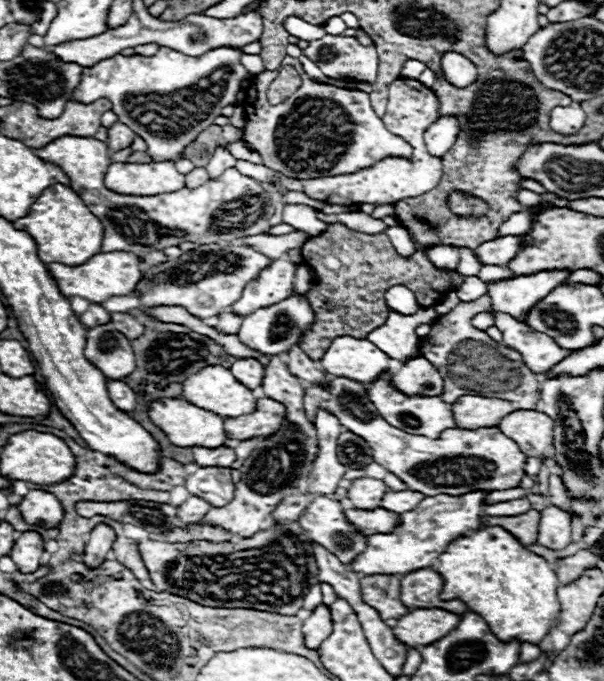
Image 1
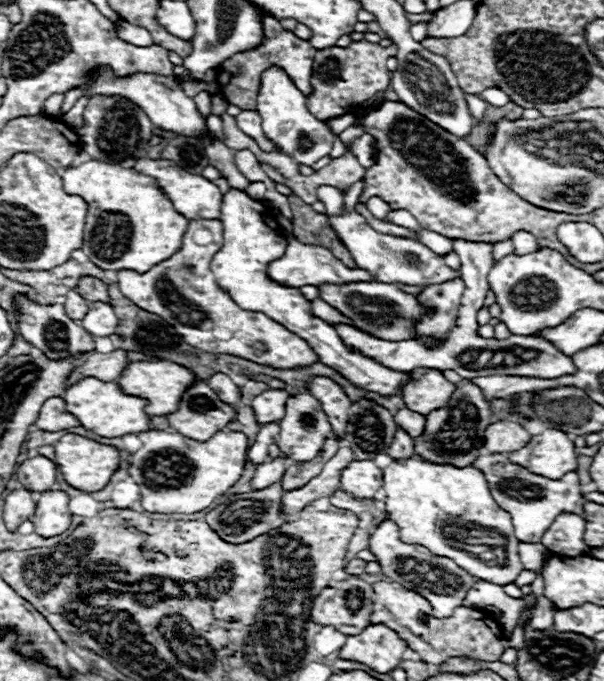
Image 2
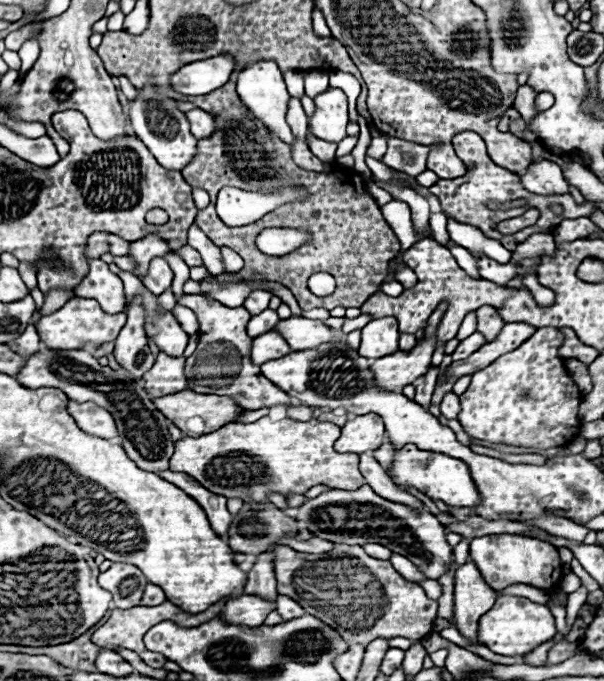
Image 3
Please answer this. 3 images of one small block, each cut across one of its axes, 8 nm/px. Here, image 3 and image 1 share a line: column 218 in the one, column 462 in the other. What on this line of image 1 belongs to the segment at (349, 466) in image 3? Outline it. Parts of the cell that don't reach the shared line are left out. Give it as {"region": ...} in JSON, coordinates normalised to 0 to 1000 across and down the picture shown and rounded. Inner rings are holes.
{"region":[[[553,552],[546,558],[546,584],[540,602],[560,614],[573,631],[603,643],[616,658],[619,678],[636,684],[642,693],[659,699],[679,720],[699,722],[702,728],[765,728],[788,720],[838,720],[854,717],[868,699],[871,670],[828,628],[742,628],[728,643],[712,646],[649,628],[619,599],[606,581],[606,564]]]}

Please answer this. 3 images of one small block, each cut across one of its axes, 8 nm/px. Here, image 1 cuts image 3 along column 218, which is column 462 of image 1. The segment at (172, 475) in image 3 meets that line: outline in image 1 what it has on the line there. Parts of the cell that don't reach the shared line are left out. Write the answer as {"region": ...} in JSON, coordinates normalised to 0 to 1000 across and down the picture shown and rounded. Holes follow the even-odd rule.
{"region":[[[778,722],[775,728],[709,728],[682,752],[662,755],[662,772],[642,784],[616,784],[606,790],[606,808],[579,828],[579,837],[616,843],[672,843],[719,831],[722,819],[738,811],[742,799],[775,778],[795,772],[798,731],[808,722]]]}

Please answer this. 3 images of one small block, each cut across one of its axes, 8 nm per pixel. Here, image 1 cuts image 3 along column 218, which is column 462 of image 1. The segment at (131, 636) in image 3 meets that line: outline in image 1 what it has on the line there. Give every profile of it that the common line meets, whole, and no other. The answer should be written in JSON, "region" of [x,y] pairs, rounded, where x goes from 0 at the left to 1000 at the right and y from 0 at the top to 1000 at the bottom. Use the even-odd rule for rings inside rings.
{"region":[[[695,834],[695,840],[679,840],[675,846],[666,849],[662,858],[662,872],[669,881],[669,890],[675,893],[735,893],[755,902],[768,902],[775,896],[775,890],[765,881],[728,881],[728,869],[735,860],[735,849],[728,846],[728,840],[715,837],[715,834]]]}

